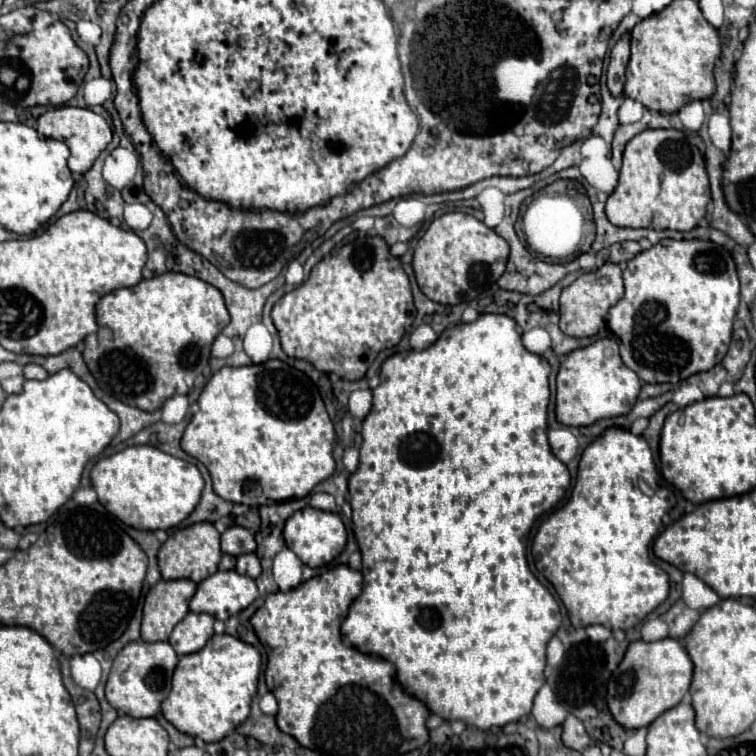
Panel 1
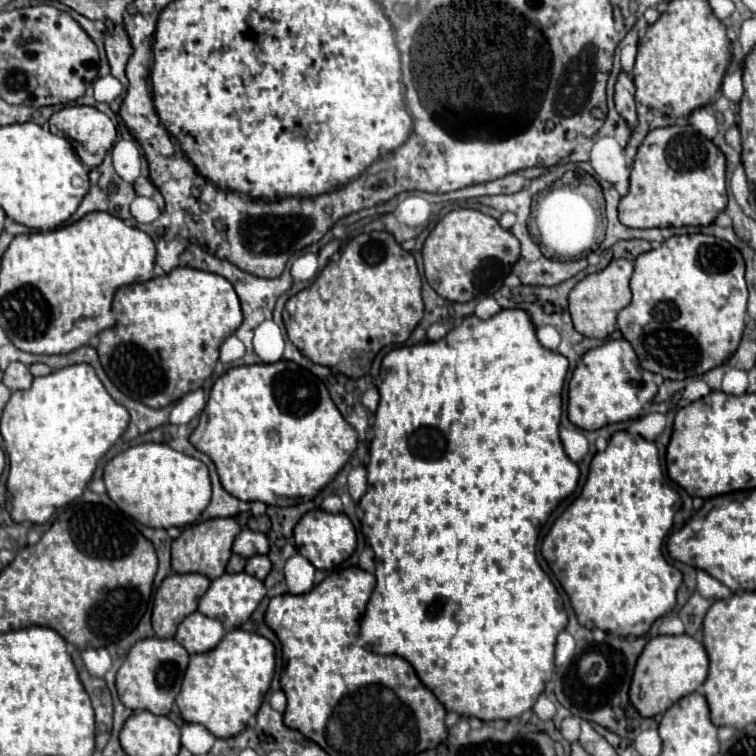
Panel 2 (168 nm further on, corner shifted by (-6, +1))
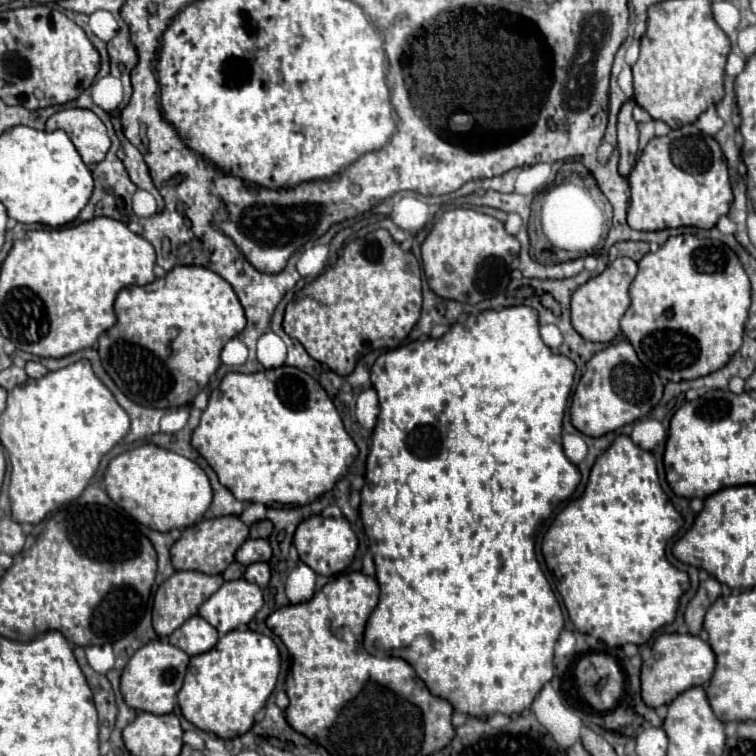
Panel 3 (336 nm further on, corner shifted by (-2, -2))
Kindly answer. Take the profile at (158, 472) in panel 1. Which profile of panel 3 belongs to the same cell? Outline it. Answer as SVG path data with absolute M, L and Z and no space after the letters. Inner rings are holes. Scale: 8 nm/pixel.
M153 443L135 447L111 459L105 471L105 489L123 511L155 531L191 527L203 517L213 501L209 479L195 461Z

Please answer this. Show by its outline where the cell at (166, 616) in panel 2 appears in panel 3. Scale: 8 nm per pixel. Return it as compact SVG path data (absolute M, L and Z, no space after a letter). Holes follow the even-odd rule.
M175 571L163 585L159 585L153 603L153 627L159 637L169 637L179 625L183 625L189 617L197 615L197 609L211 593L215 593L223 585L221 575L205 575L201 571Z

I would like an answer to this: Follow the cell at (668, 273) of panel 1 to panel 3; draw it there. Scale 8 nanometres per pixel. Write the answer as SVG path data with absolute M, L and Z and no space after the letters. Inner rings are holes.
M695 235L669 237L655 253L647 253L639 261L639 273L629 289L631 307L621 319L621 331L635 347L643 365L669 381L685 381L709 375L721 369L741 347L745 321L751 305L749 277L725 243L715 239L699 239Z

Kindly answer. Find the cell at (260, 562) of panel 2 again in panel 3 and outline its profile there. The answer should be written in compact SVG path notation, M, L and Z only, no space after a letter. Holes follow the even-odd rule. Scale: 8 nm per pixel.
M253 563L253 565L249 565L247 571L245 571L245 579L255 583L255 585L259 585L261 589L265 589L269 579L271 579L269 563Z

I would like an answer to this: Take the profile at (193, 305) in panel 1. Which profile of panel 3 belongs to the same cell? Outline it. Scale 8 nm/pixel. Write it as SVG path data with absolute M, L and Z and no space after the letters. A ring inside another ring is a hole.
M177 265L165 277L155 279L149 285L133 285L119 291L115 301L117 323L99 337L99 357L109 377L131 397L131 401L147 407L185 407L193 397L209 383L209 377L221 365L221 349L233 337L237 337L245 325L243 307L233 287L207 267Z

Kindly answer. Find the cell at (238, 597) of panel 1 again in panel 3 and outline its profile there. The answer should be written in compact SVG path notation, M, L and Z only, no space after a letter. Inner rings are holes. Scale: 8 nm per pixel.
M245 579L225 581L201 607L199 615L209 621L219 635L235 629L245 629L255 613L263 607L259 585Z

